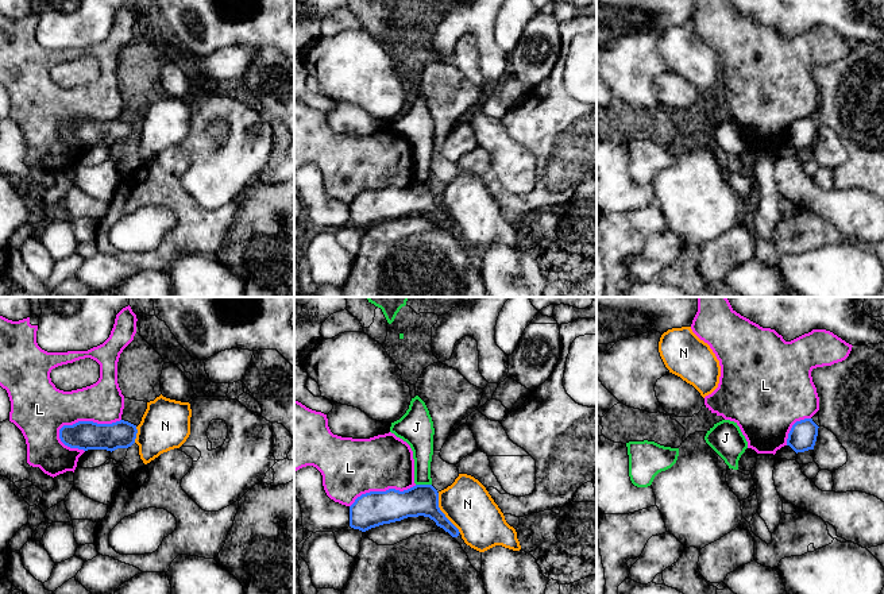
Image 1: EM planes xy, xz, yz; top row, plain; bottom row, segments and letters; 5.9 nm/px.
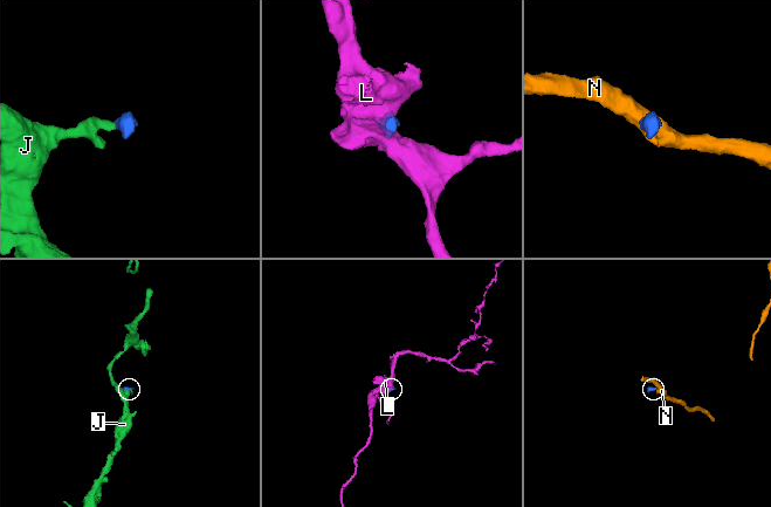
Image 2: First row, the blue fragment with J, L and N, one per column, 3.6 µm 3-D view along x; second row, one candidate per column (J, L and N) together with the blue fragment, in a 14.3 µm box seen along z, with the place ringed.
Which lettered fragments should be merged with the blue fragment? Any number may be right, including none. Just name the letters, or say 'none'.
none

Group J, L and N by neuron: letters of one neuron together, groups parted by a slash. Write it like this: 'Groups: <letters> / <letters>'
Groups: J / L / N

